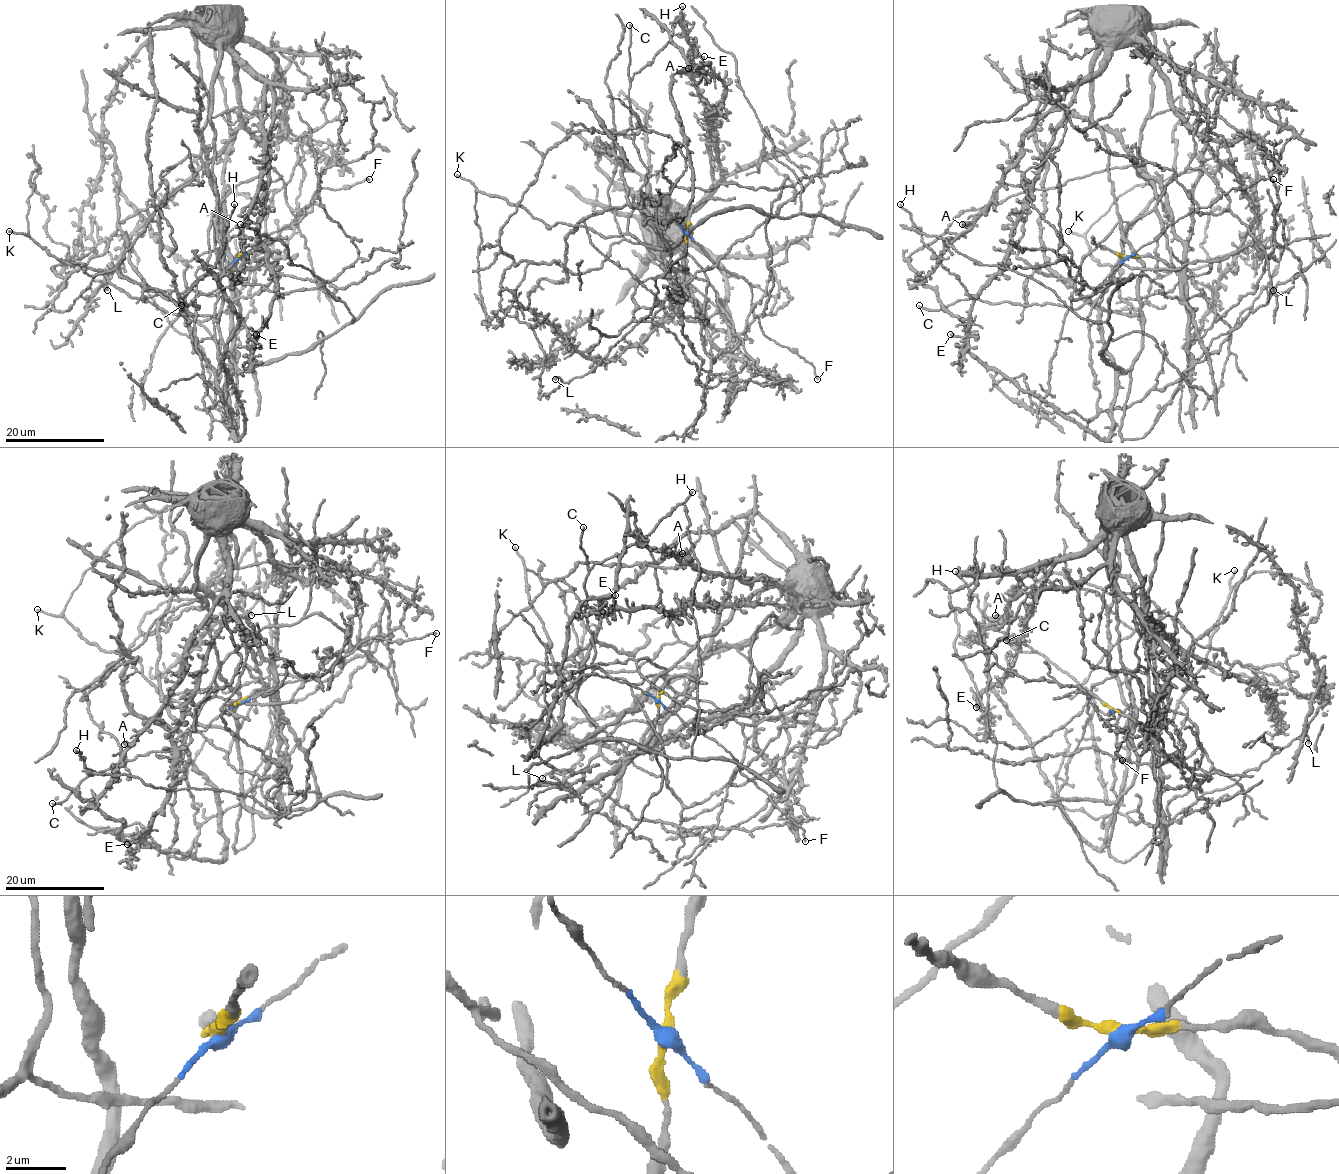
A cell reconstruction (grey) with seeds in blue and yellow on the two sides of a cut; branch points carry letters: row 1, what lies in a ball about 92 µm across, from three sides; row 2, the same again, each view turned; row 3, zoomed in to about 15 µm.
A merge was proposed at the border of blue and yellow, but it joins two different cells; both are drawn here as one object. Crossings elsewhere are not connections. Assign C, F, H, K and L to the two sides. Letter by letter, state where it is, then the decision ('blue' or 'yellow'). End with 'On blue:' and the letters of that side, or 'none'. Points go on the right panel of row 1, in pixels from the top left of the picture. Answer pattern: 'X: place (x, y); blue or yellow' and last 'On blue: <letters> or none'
C: place (919, 305); blue
F: place (1273, 179); blue
H: place (900, 204); blue
K: place (1068, 231); blue
L: place (1273, 290); blue
On blue: C, F, H, K, L

